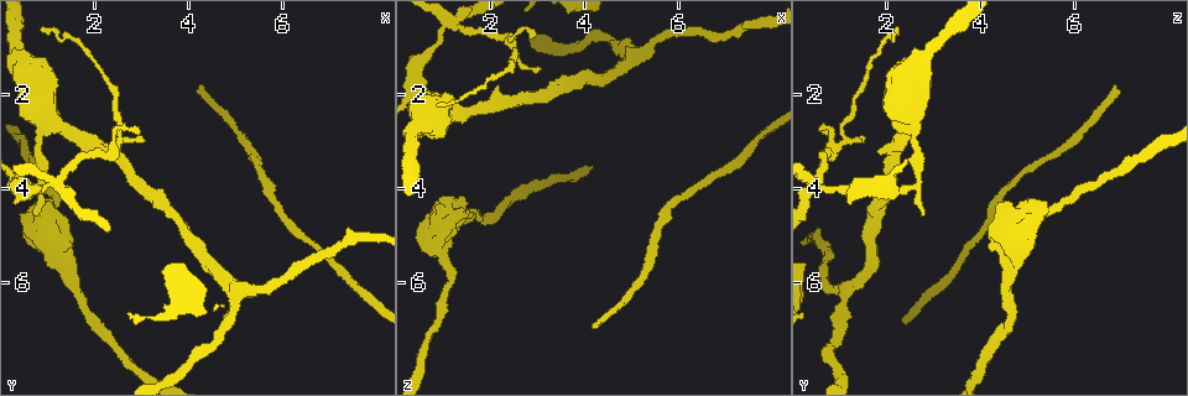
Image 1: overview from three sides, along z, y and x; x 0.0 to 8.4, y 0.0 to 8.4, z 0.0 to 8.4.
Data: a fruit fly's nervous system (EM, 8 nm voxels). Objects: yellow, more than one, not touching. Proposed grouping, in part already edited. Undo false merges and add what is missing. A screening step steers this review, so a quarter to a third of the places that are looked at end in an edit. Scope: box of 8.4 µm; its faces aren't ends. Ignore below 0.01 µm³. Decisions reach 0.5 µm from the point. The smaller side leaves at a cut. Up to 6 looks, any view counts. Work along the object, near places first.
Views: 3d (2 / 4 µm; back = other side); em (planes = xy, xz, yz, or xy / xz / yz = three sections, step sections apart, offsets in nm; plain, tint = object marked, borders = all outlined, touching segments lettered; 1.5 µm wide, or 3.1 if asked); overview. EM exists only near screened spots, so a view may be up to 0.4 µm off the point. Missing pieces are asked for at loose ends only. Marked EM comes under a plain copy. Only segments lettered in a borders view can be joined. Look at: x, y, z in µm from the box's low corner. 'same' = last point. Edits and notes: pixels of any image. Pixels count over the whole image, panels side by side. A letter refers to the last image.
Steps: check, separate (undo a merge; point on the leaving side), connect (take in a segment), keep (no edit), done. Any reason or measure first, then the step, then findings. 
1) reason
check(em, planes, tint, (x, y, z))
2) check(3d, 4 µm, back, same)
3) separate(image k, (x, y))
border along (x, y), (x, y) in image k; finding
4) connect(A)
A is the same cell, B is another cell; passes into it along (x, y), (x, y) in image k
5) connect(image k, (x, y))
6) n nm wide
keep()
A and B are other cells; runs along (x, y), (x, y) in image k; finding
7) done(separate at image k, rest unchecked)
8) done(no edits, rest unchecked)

abrupt turn
check(em, xy, step 8, tint, (0.90, 3.90, 2.70))

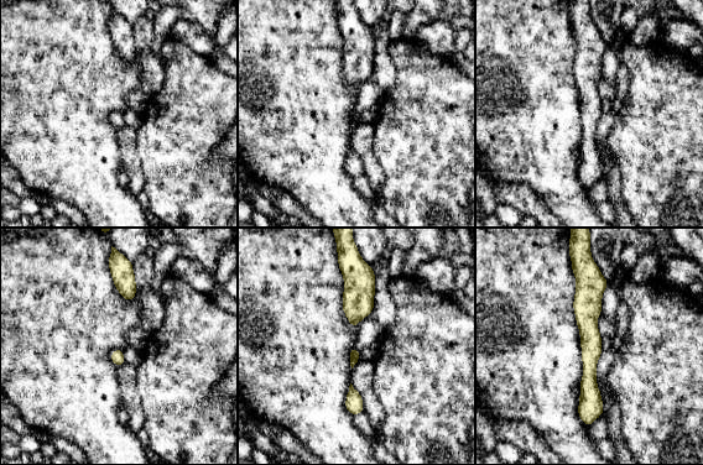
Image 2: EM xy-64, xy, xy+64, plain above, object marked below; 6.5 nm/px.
check(em, planes, borders, same)

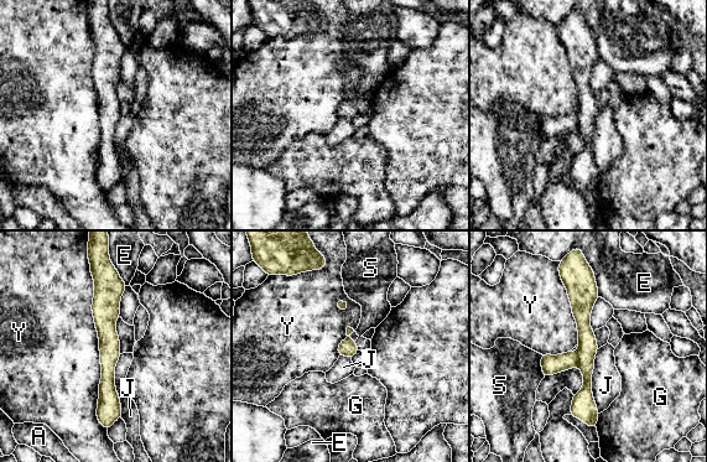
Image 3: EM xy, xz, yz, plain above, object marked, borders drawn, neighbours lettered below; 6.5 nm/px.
separate(image 3, (551, 364))
A, E, G, J, S and Y are other cells; border along (575, 353), (577, 366) in image 3; two neurons meet here

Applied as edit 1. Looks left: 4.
check(3d, 4 µm, (0.95, 4.65, 5.05))

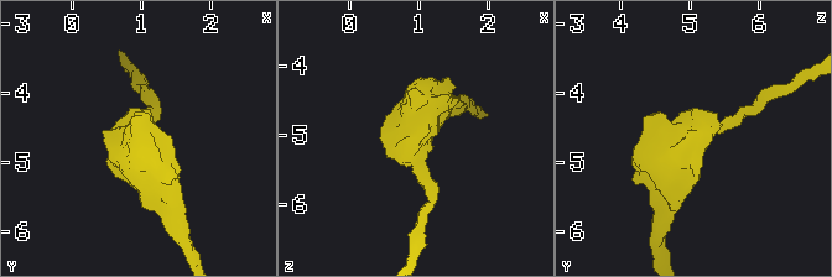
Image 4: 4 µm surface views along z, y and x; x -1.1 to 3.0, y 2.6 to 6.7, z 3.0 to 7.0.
arms of 170, 550 nm
check(em, xy, step 8, tint, (0.90, 4.60, 5.10))

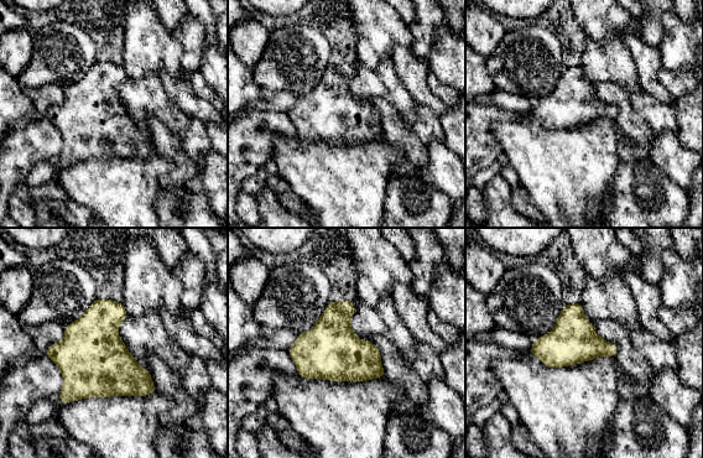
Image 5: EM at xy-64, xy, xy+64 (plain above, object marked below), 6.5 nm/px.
check(em, planes, borders, same)

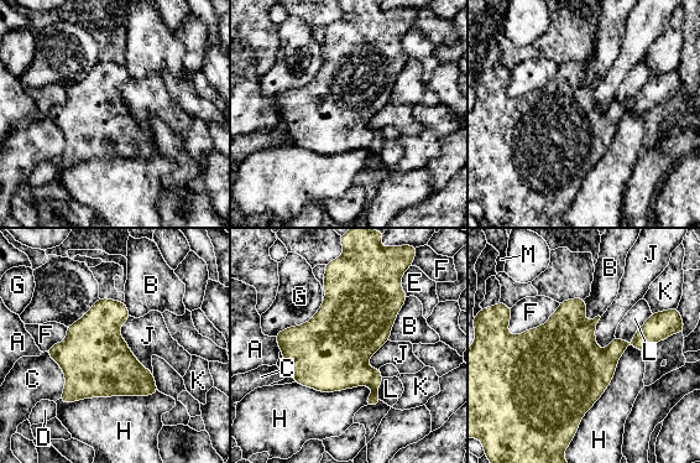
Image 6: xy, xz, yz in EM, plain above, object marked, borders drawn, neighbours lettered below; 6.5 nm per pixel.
400 nm wide
keep()
A, B, C, D, E, F, G, H, J, K, L and M are other cells; border along (129, 316), (120, 334), (152, 374) in image 6; all the same neuron

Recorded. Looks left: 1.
done(separate at image 3, rest unchecked)

